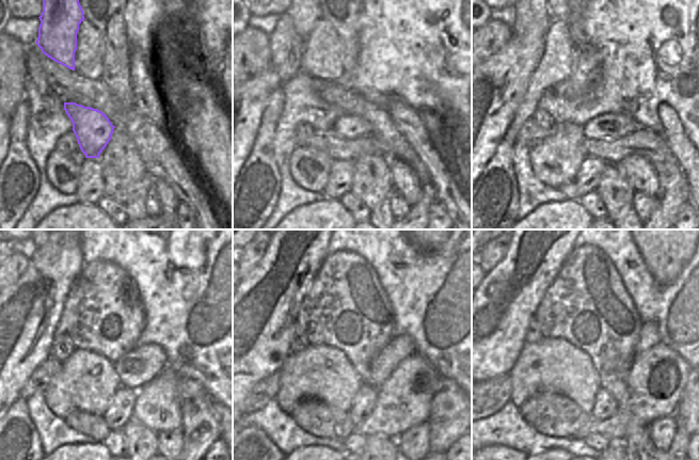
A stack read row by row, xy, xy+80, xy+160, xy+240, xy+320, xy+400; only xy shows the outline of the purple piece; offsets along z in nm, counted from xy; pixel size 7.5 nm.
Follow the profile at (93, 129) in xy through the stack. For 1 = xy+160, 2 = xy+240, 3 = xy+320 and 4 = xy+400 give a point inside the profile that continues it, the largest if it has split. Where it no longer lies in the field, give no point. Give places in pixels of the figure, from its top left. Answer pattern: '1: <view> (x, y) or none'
1: xy+160 (607, 125)
2: xy+240 (139, 366)
3: xy+320 (383, 364)
4: xy+400 (649, 336)

